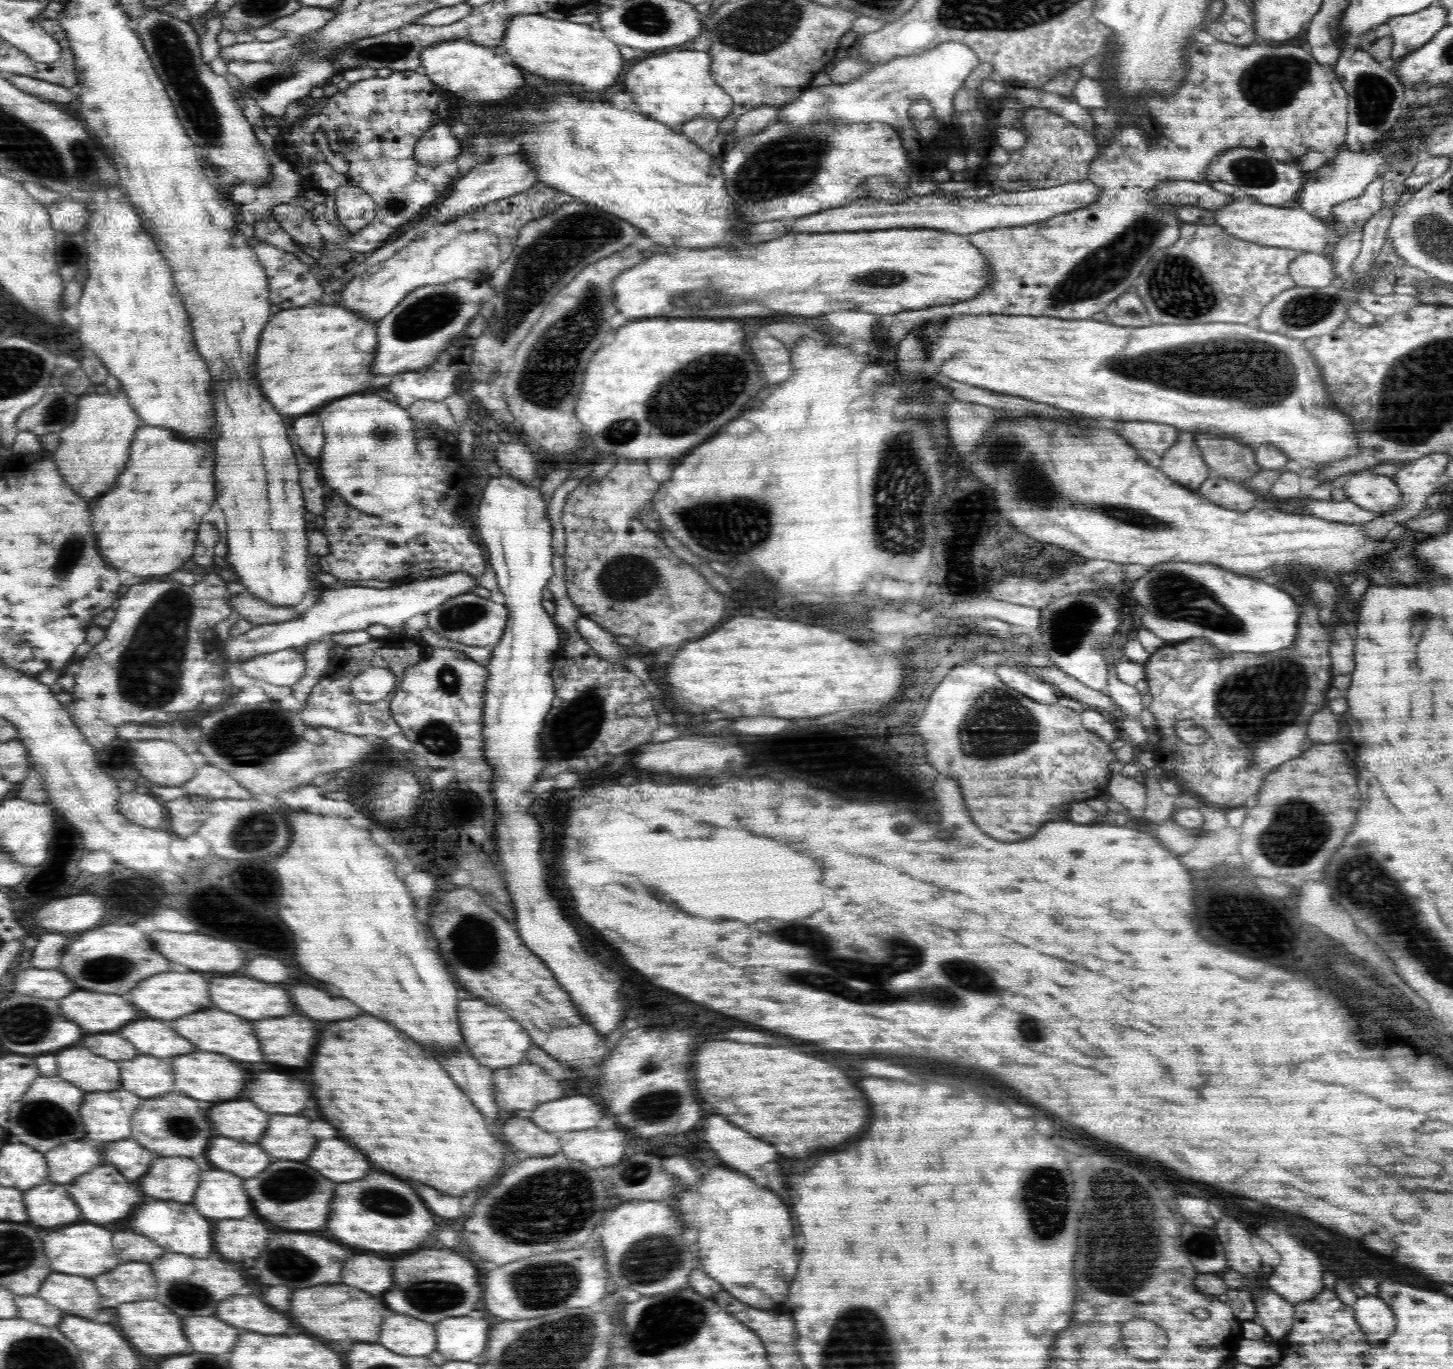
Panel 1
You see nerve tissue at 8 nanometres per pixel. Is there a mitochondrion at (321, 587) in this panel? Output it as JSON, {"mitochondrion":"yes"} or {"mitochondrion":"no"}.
{"mitochondrion":"no"}

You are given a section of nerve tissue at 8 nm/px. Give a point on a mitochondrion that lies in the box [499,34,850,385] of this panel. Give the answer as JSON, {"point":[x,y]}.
{"point":[782,166]}

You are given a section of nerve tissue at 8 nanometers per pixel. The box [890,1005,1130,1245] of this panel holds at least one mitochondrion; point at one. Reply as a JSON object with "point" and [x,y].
{"point":[1028,1027]}

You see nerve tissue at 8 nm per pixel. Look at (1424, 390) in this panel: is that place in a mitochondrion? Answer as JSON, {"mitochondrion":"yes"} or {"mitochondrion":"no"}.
{"mitochondrion":"yes"}

